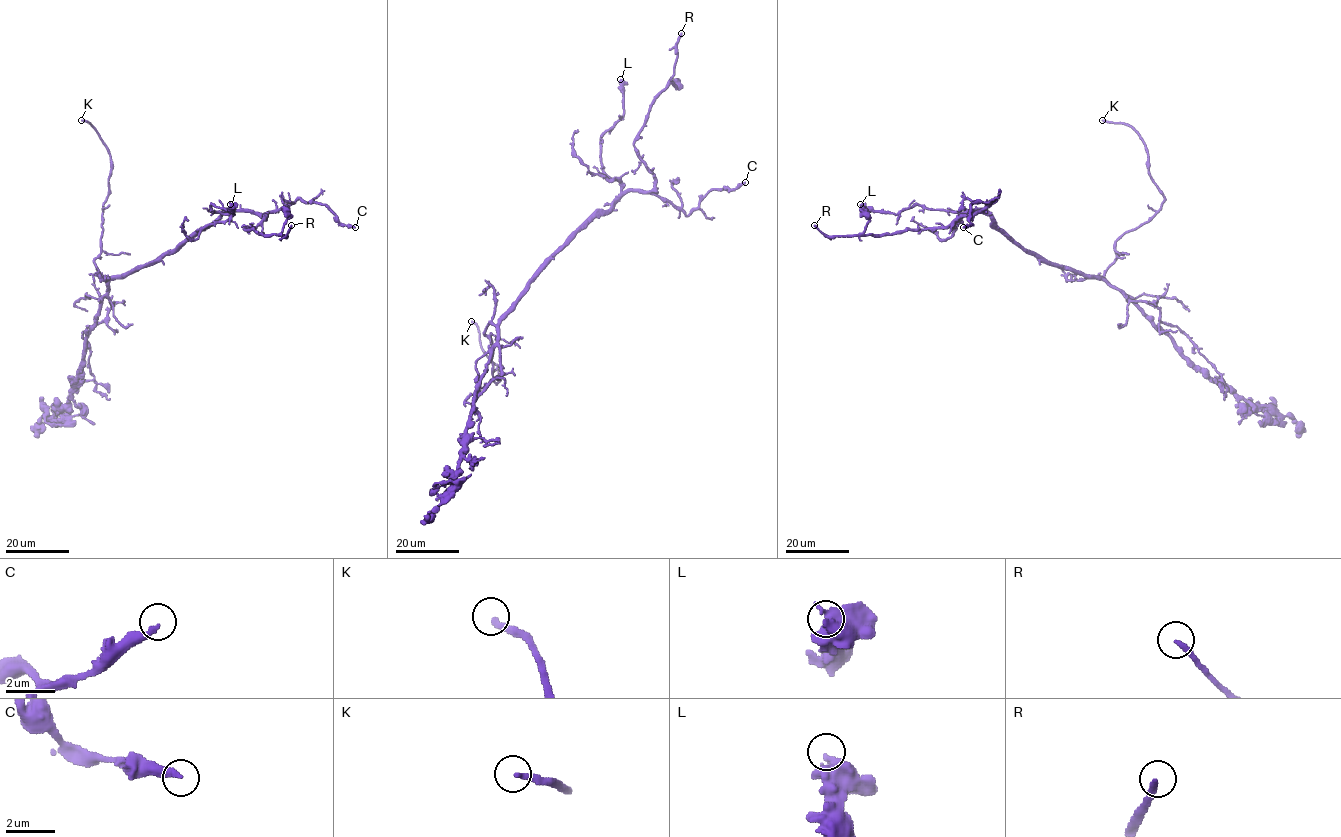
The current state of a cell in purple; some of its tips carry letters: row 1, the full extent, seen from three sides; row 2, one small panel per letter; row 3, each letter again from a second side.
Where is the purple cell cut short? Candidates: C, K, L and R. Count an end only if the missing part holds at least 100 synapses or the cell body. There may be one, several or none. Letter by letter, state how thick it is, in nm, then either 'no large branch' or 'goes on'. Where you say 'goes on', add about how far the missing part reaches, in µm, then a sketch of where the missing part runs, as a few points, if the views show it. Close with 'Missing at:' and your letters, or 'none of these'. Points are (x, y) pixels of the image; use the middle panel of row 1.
C: calibre 260 nm; no large branch
K: calibre 260 nm; goes on; missing 80 µm; course (471, 321), (442, 270), (428, 226), (425, 176), (434, 148), (432, 146)
L: calibre 320 nm; no large branch
R: calibre 220 nm; no large branch
Missing at: K

